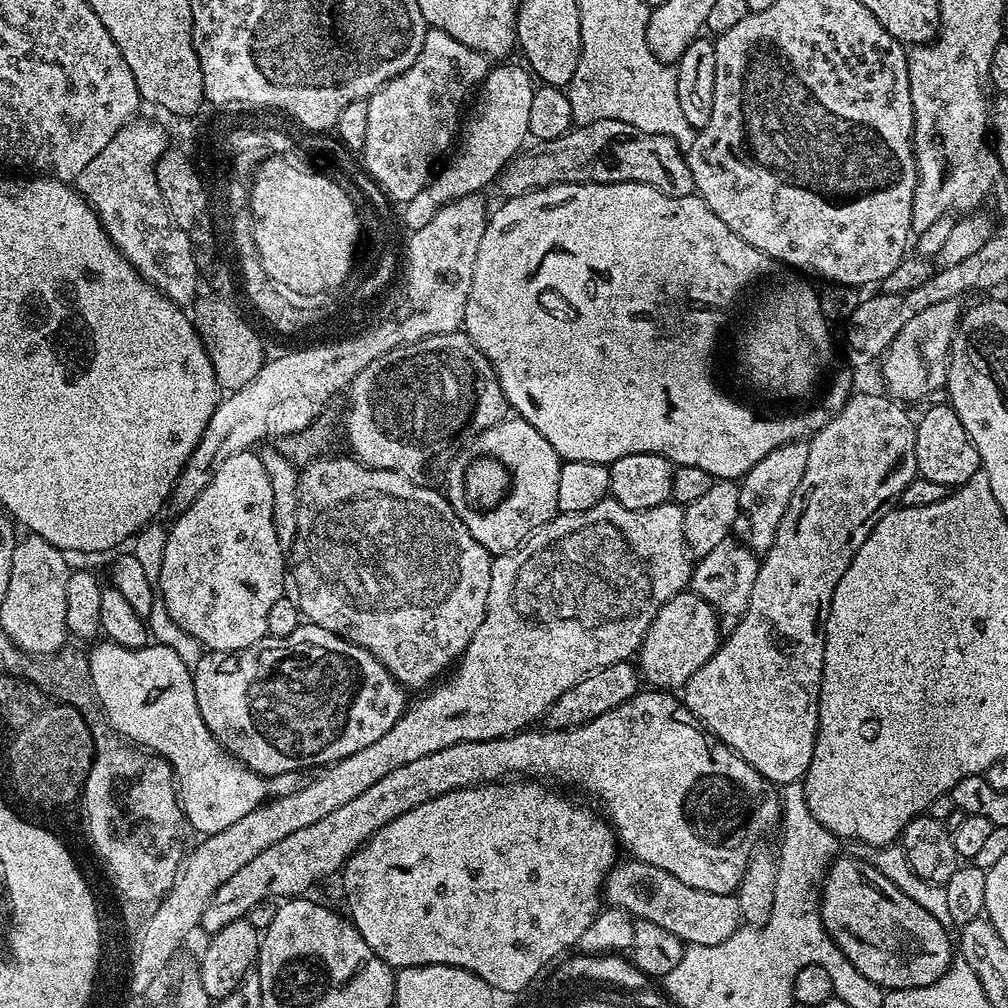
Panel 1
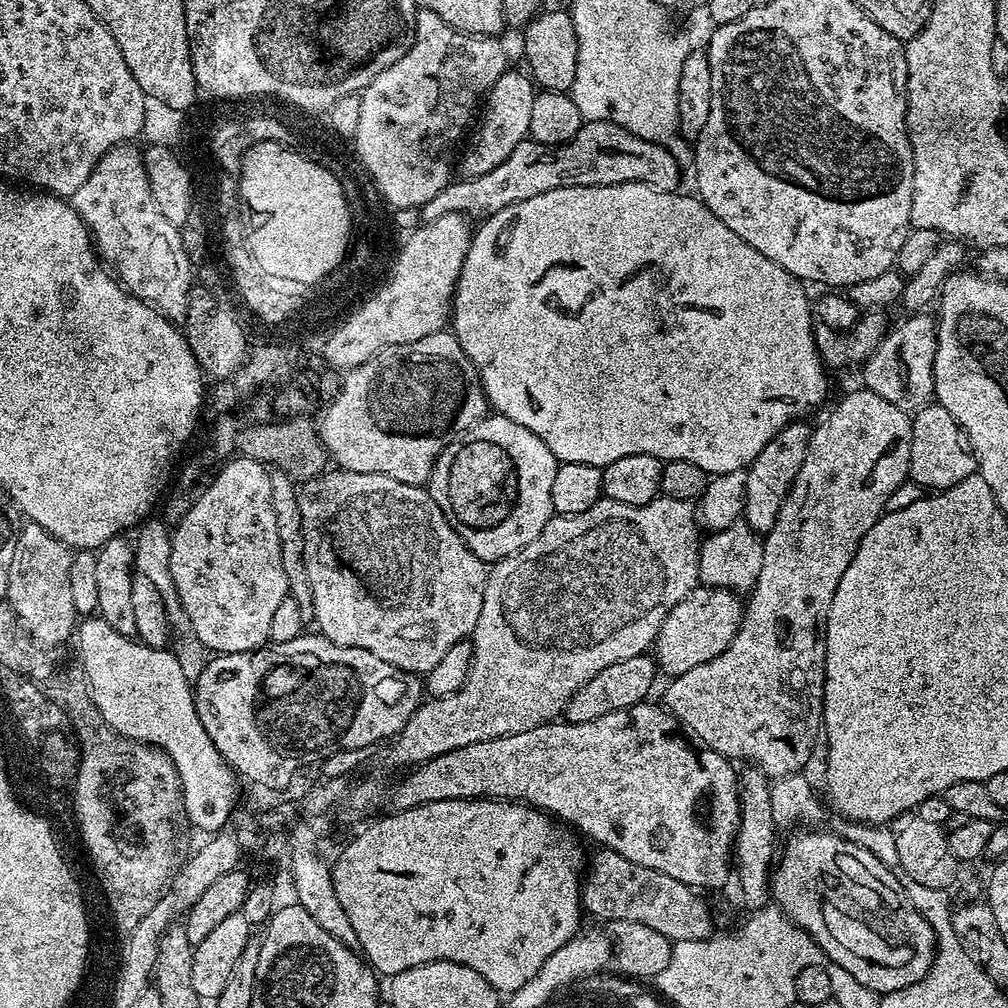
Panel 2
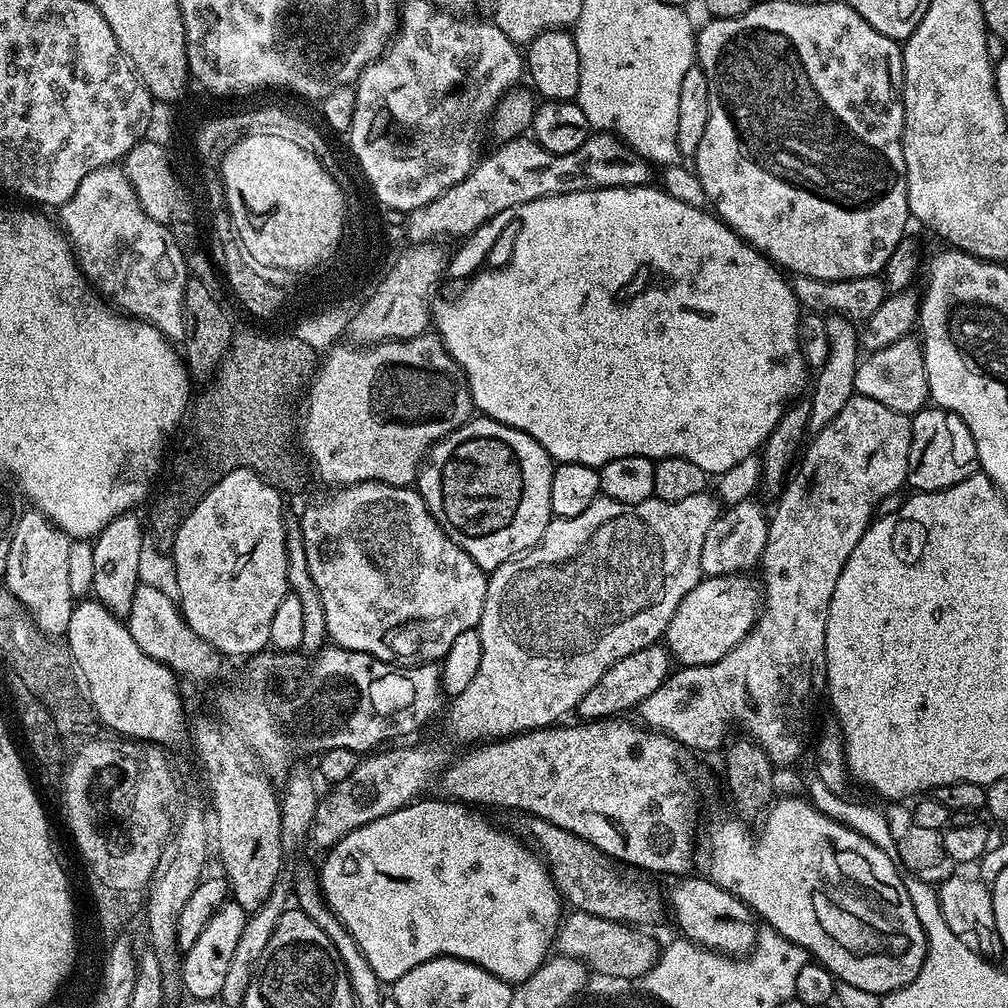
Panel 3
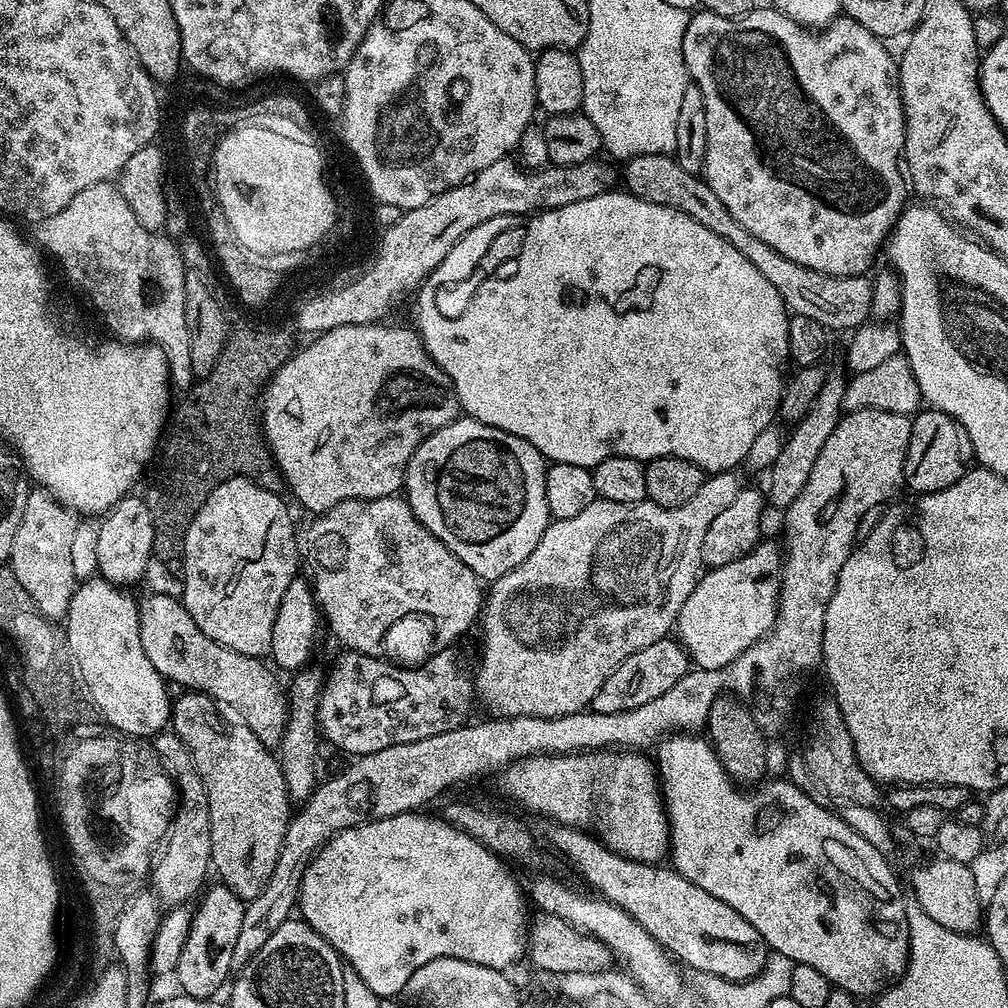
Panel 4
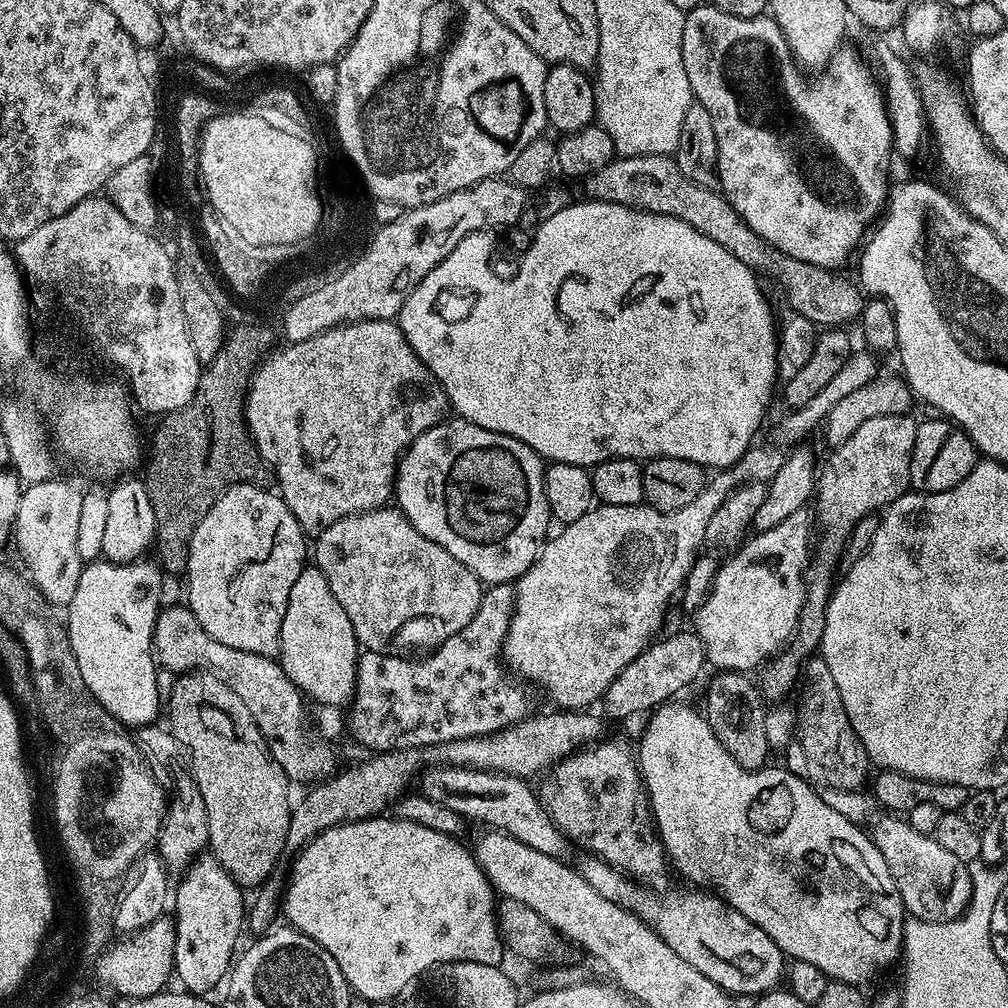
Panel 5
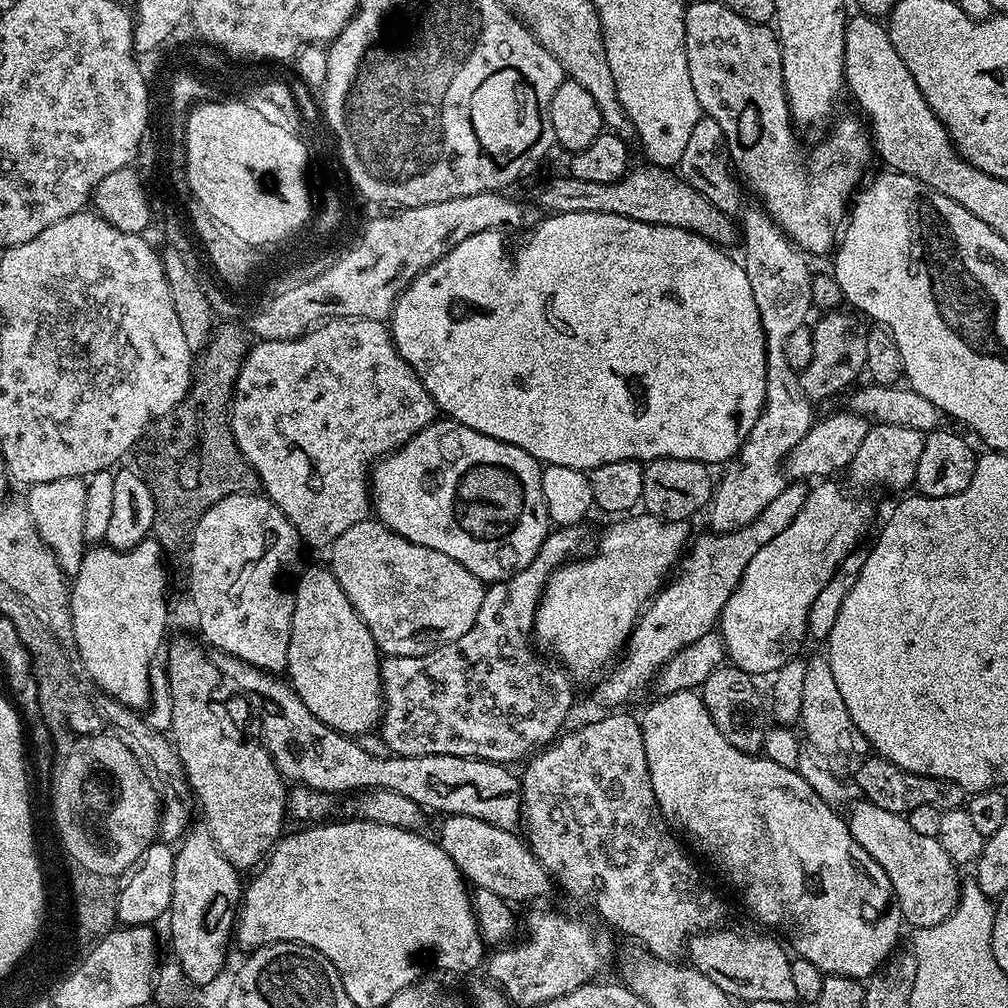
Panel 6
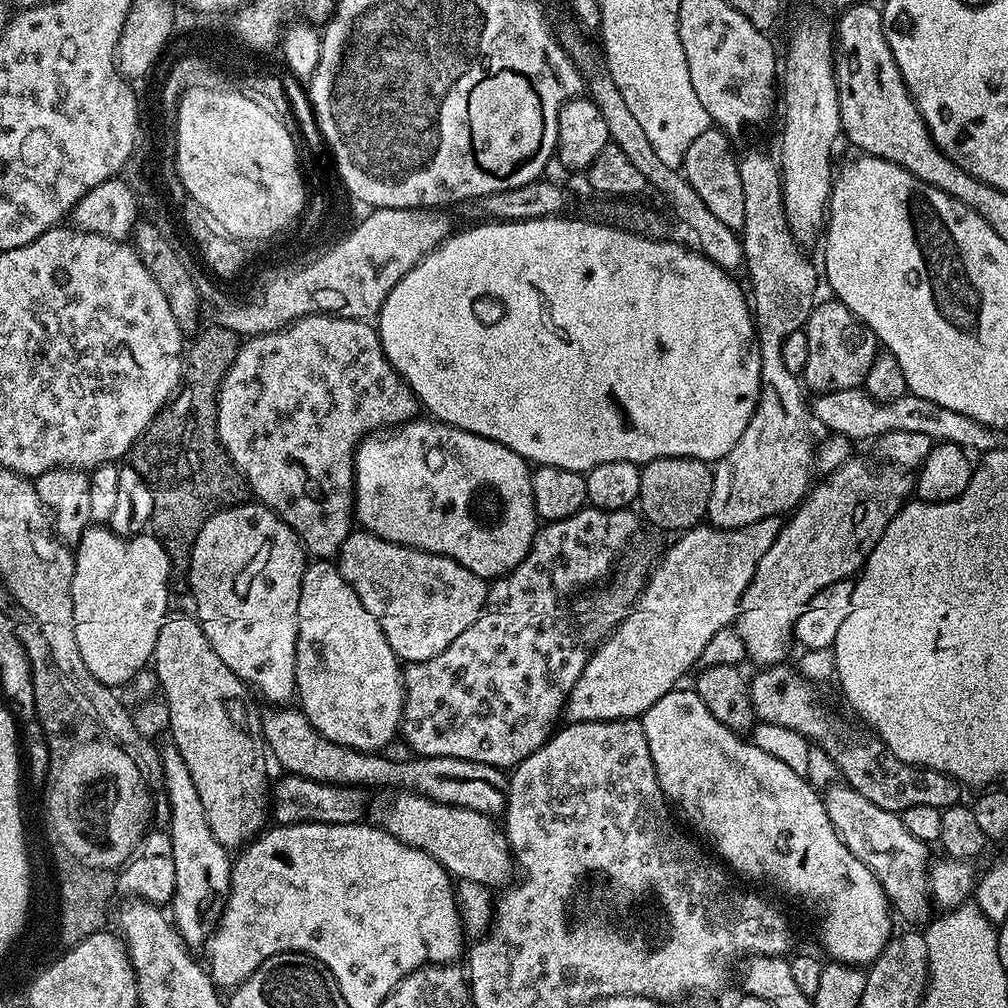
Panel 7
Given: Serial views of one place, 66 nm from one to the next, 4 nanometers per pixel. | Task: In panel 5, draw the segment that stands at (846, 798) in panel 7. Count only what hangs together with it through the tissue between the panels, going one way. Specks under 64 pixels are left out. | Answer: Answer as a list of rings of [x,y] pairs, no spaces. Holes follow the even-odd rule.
[[[896,814],[881,815],[871,825],[870,835],[880,853],[886,858],[886,866],[890,866],[890,874],[896,880],[898,894],[904,903],[904,911],[911,919],[925,920],[931,924],[944,924],[947,920],[960,919],[972,893],[967,864],[954,858],[954,854],[950,854],[943,846],[938,846],[935,835],[918,834],[918,830],[914,830],[914,826],[910,826],[907,819]]]

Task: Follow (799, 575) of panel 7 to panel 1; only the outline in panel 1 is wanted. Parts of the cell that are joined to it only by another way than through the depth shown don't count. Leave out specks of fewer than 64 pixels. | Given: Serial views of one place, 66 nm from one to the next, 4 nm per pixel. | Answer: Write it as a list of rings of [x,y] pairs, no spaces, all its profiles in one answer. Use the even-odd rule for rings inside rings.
[[[685,590],[674,594],[670,602],[658,610],[650,622],[640,644],[638,653],[638,671],[645,681],[648,680],[656,690],[680,690],[685,682],[706,662],[720,647],[722,633],[720,617],[698,594]]]

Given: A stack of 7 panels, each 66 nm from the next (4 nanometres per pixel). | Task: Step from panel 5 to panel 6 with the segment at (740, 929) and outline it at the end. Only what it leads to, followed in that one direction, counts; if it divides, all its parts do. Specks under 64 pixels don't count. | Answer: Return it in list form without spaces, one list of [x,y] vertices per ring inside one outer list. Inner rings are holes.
[[[724,927],[701,930],[689,939],[686,956],[689,956],[691,967],[706,974],[706,978],[710,978],[710,982],[731,996],[733,1001],[745,1000],[749,1005],[754,1002],[786,1002],[791,1005],[796,1000],[796,991],[790,974],[793,957],[789,949],[779,939],[771,940],[768,936],[735,932]]]

